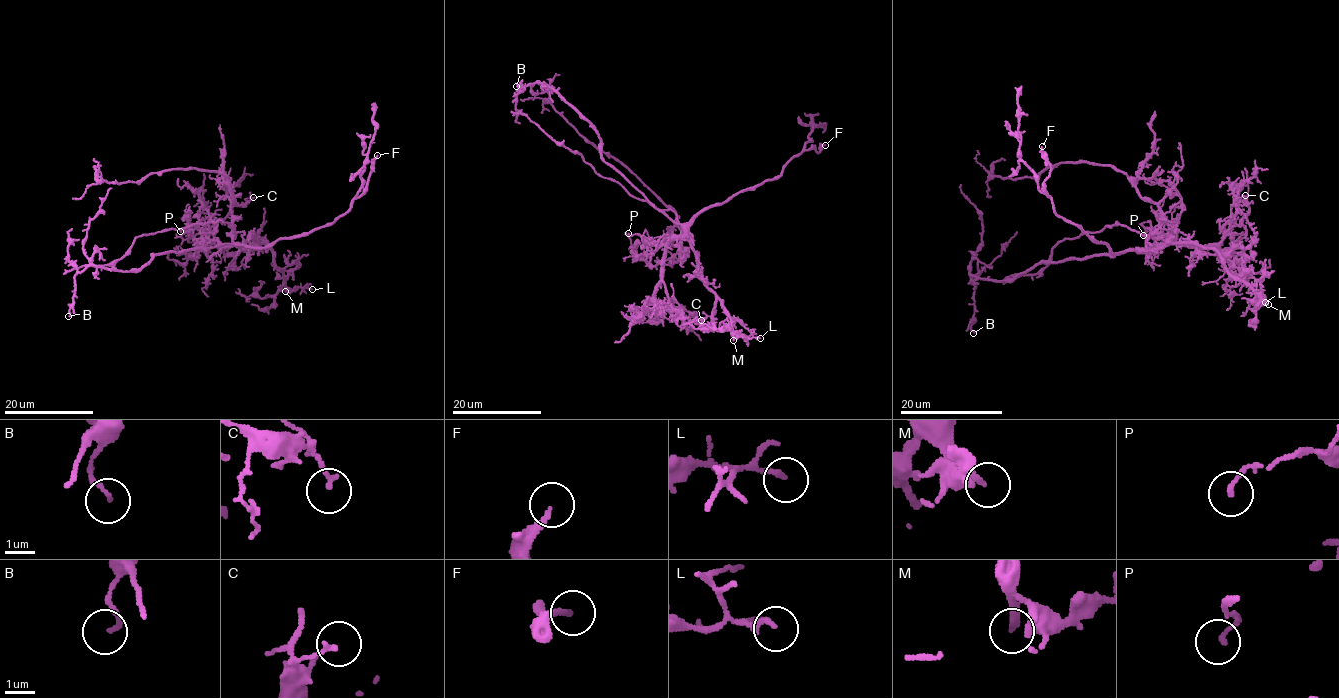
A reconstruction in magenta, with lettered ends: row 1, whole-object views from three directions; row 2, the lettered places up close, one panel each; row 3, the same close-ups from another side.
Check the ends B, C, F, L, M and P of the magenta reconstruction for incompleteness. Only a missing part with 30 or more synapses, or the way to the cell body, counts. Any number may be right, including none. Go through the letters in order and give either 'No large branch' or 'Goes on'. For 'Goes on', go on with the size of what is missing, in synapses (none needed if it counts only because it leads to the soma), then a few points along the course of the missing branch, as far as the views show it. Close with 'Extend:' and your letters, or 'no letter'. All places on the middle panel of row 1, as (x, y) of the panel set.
B: No large branch
C: No large branch
F: Goes on. Roughly 45 synapses. Course of what is missing: (825, 145), (839, 148), (846, 145), (842, 143), (836, 153)
L: No large branch
M: Goes on. Roughly 45 synapses. Course of what is missing: (733, 340), (739, 369), (752, 383), (782, 385), (785, 389), (809, 397), (762, 403), (756, 407)
P: No large branch
Extend: F, M

